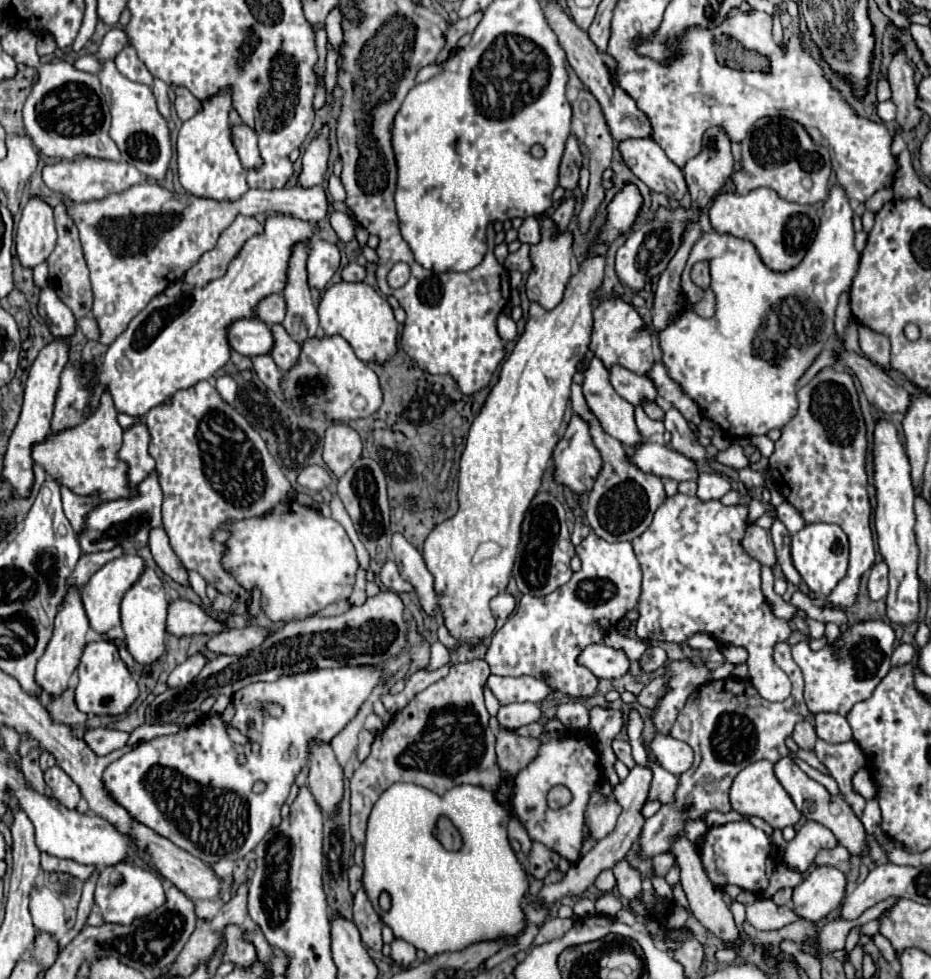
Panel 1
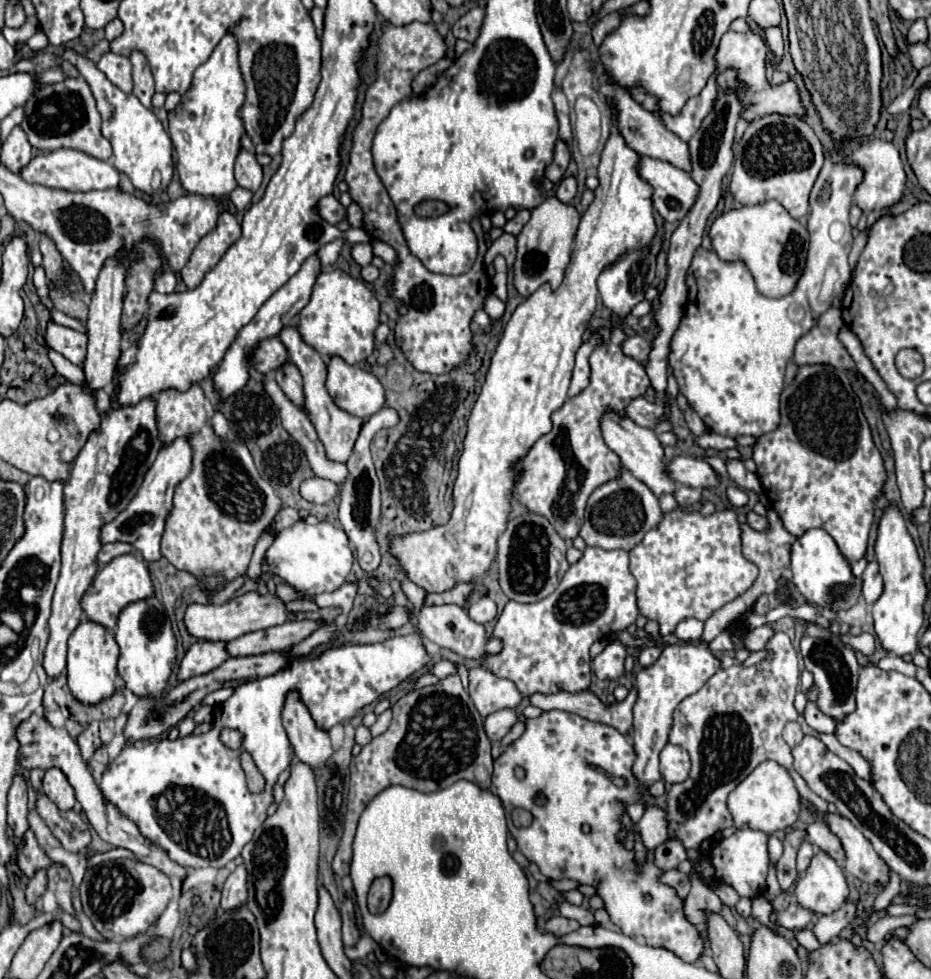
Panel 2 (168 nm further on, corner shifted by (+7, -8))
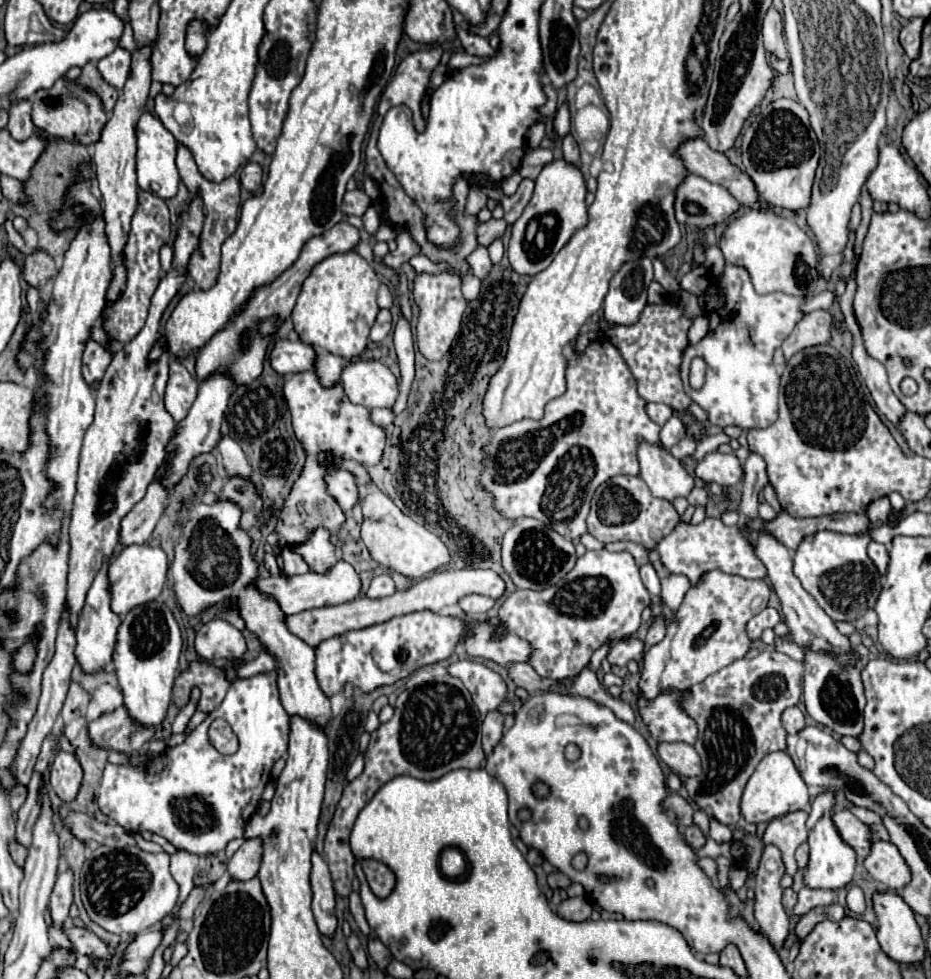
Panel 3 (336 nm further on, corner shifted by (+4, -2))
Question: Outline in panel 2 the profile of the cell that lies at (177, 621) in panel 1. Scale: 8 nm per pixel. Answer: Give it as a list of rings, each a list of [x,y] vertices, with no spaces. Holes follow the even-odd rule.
[[[256,591],[246,593],[238,599],[232,599],[220,607],[216,605],[188,605],[186,615],[184,615],[184,623],[186,629],[192,637],[196,637],[198,641],[232,641],[236,637],[242,637],[246,633],[252,631],[260,631],[260,629],[268,629],[274,625],[280,625],[284,621],[290,619],[290,613],[284,609],[284,603],[278,597],[260,597]]]

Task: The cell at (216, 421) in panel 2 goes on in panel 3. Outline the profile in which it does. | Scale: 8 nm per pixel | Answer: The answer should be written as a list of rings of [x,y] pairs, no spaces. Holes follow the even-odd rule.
[[[223,437],[219,441],[219,451],[221,451],[221,457],[223,457],[223,467],[229,475],[233,477],[243,477],[243,479],[253,479],[253,469],[245,457],[245,453],[241,451],[241,447],[233,441],[233,439],[227,439]]]

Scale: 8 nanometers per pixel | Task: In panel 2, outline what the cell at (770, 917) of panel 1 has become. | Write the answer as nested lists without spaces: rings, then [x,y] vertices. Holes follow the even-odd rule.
[[[792,901],[788,909],[776,913],[776,925],[786,927],[790,931],[798,931],[798,929],[808,927],[808,923],[812,919],[814,919],[814,913],[808,913],[808,909],[802,909],[800,905],[796,905],[796,901]]]

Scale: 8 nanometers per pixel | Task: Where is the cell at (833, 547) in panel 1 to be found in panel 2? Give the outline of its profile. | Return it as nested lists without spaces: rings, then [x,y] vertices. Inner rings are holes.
[[[810,529],[798,537],[792,545],[792,583],[806,597],[808,603],[814,603],[826,611],[850,609],[860,597],[860,579],[854,579],[848,561],[838,551],[838,545],[824,529]]]

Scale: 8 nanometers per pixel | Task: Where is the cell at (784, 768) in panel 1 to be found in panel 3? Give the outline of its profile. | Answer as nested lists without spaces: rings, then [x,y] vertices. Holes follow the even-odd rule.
[[[875,841],[871,845],[871,855],[865,859],[865,869],[873,875],[873,879],[895,891],[901,891],[911,881],[907,861],[901,857],[899,849],[887,841]]]

